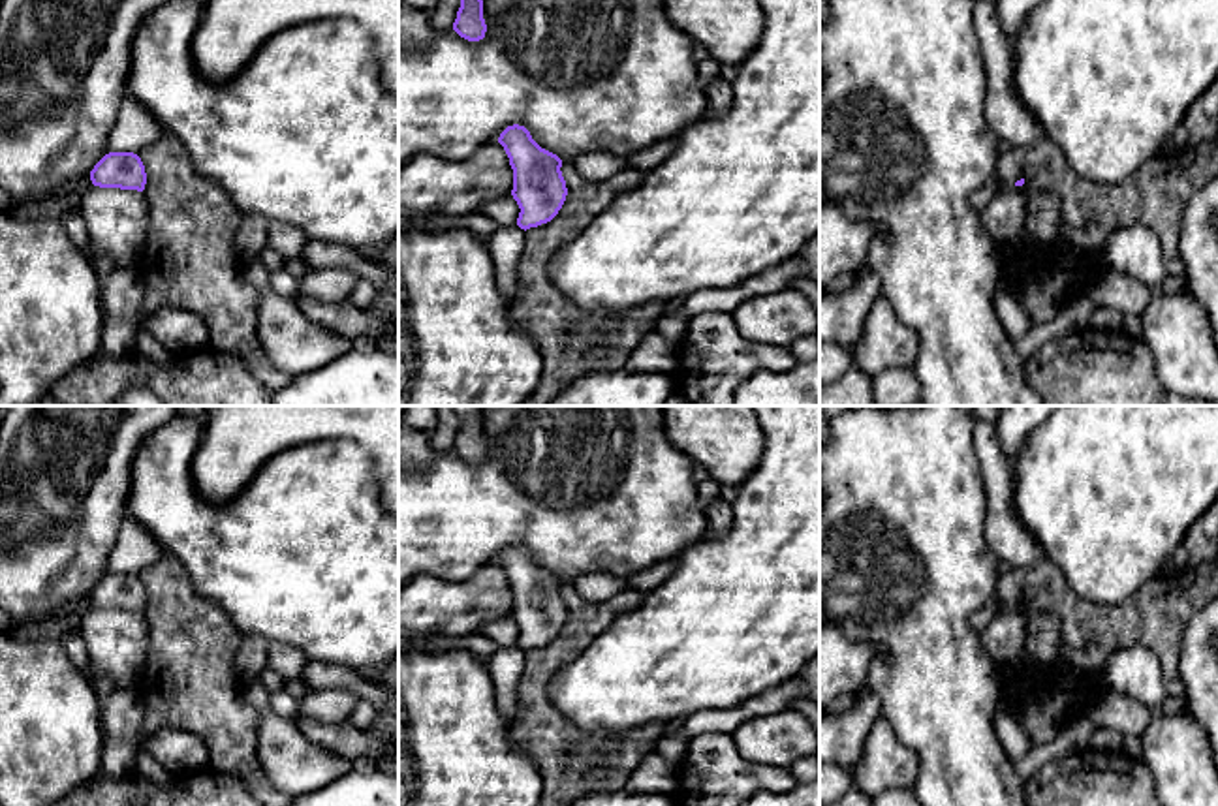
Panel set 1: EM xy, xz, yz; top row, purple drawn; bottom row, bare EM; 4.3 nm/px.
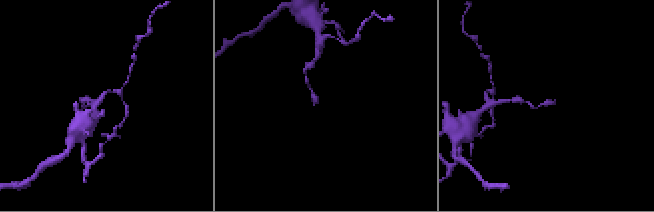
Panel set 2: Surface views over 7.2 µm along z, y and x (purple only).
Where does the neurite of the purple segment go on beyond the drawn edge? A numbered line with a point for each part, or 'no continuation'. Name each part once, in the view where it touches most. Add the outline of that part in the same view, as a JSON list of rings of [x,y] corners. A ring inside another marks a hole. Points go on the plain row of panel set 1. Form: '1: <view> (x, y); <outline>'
no continuation

